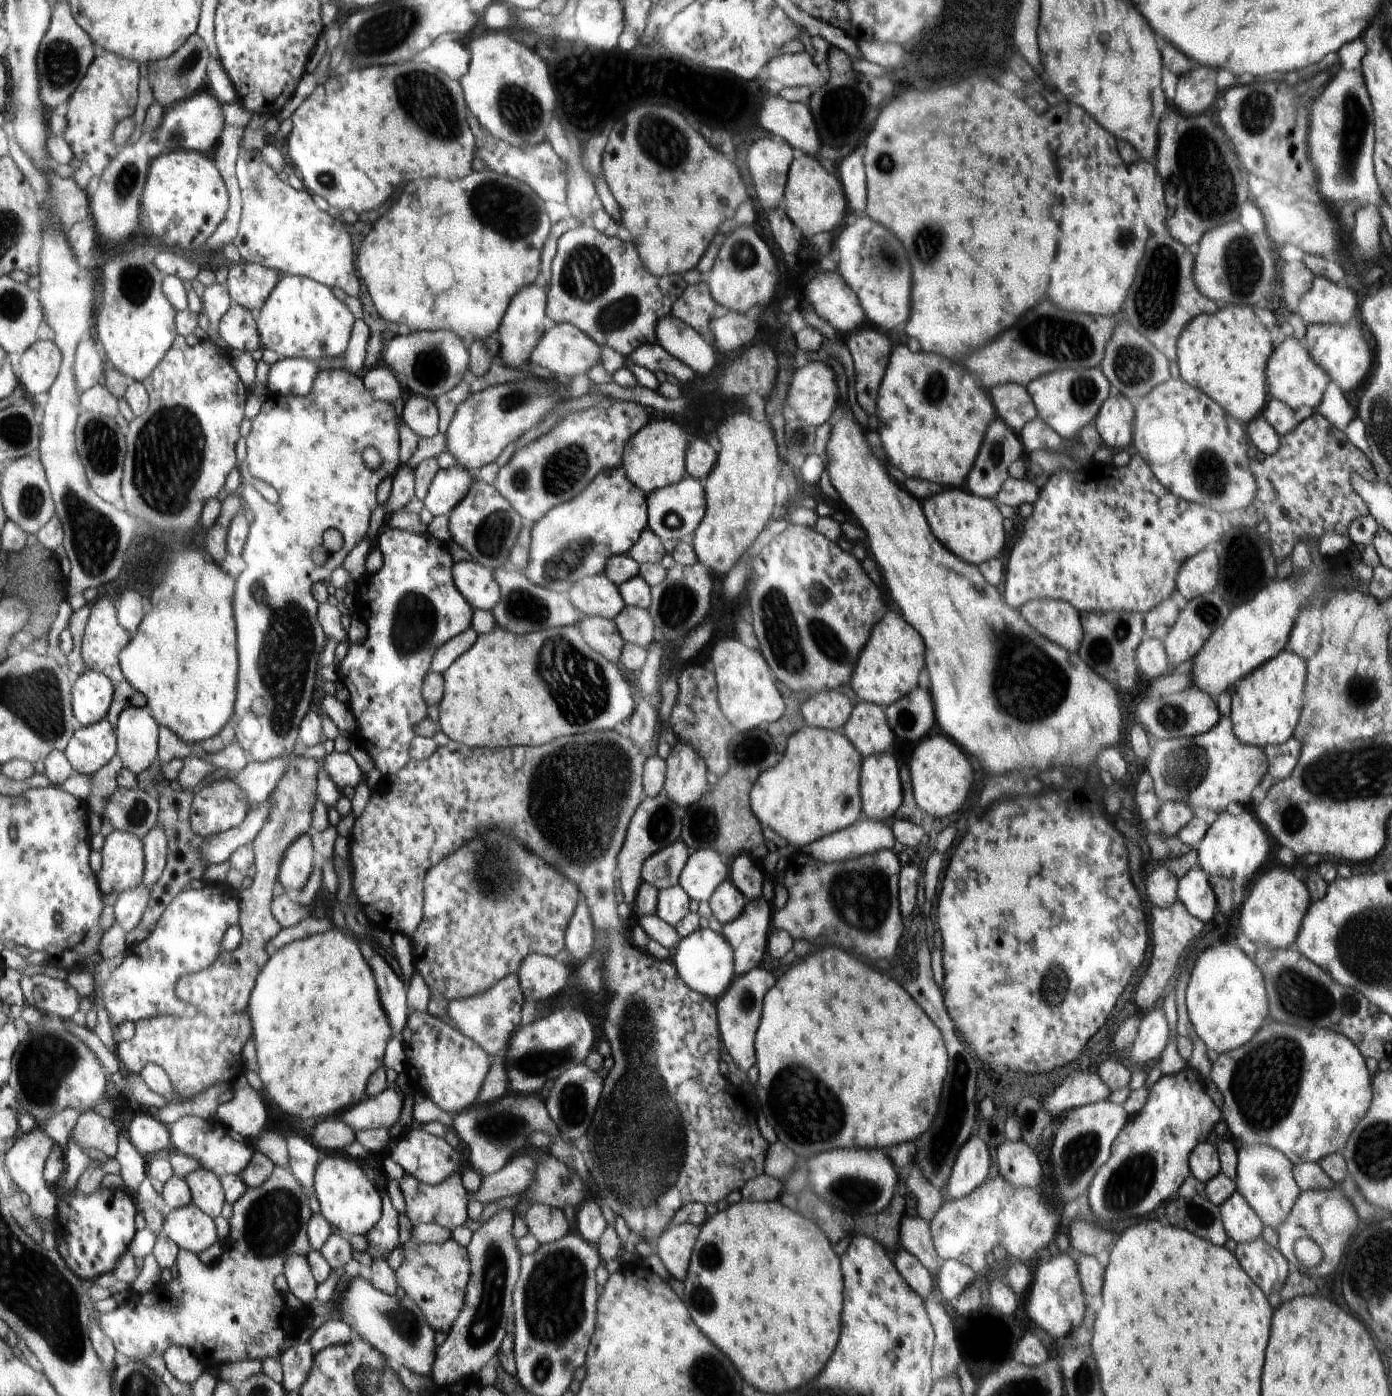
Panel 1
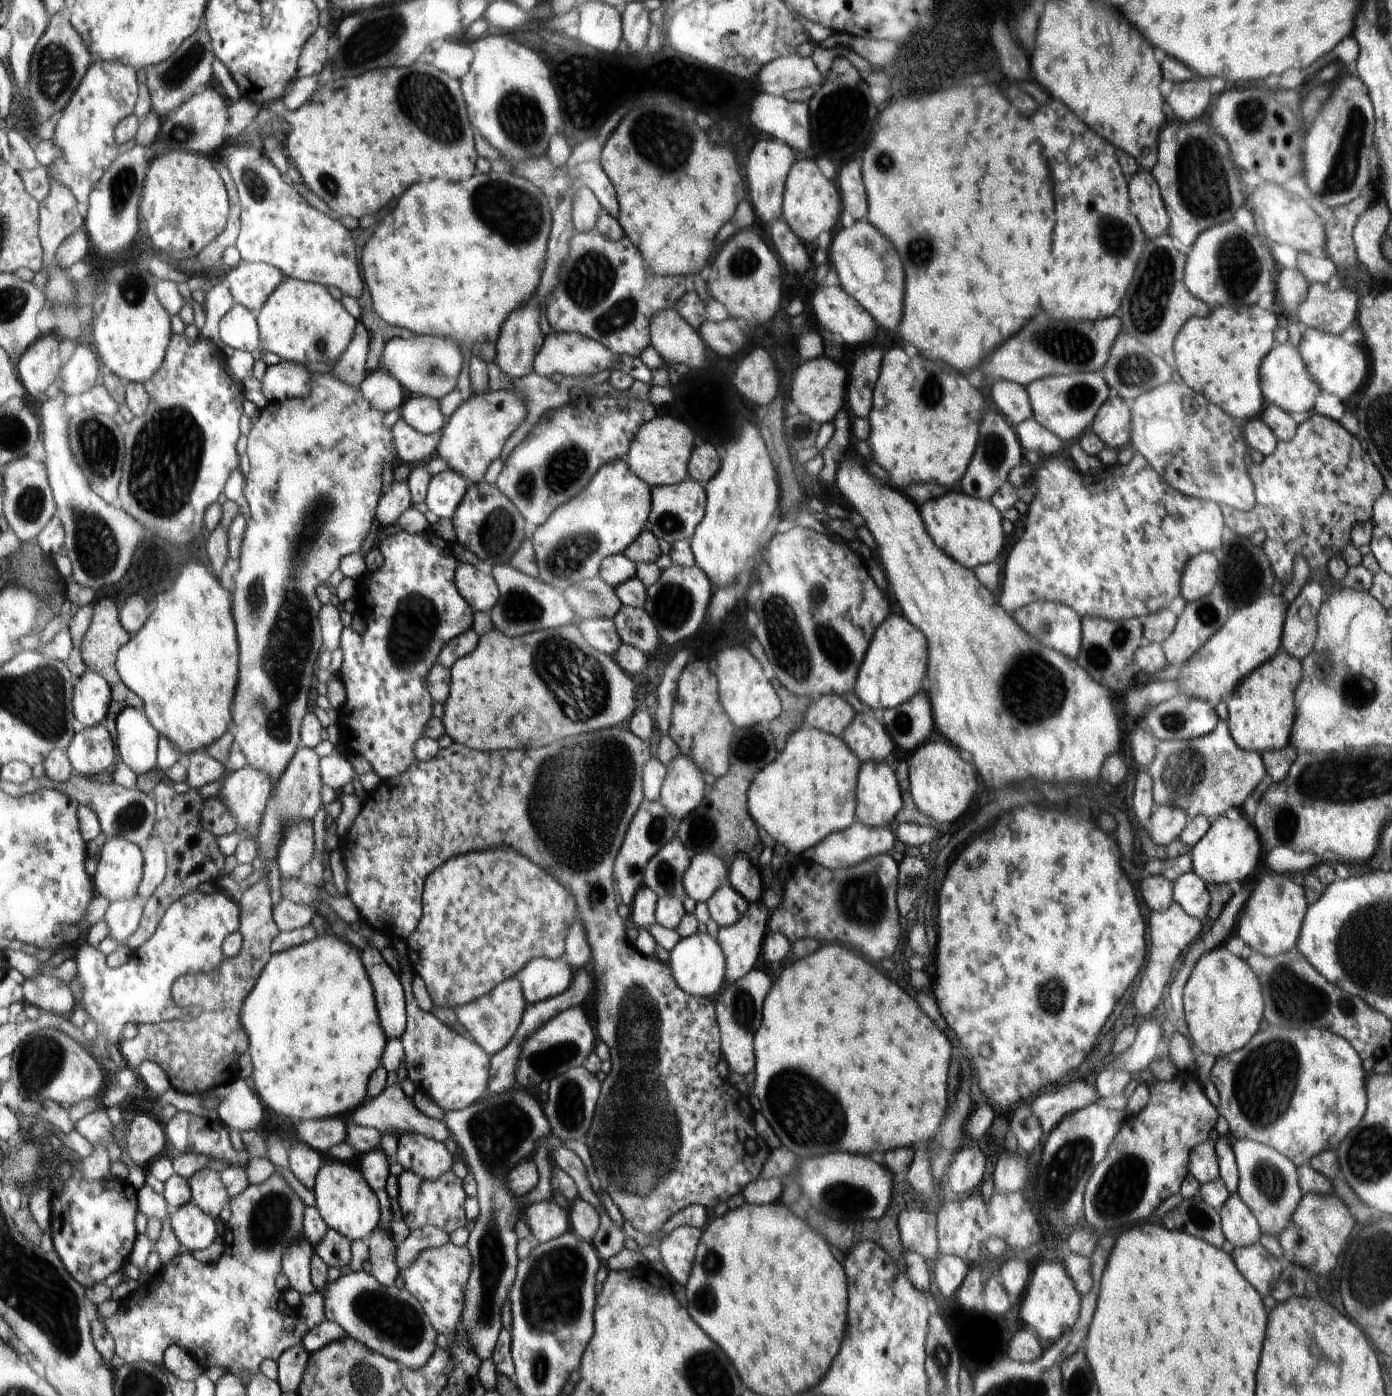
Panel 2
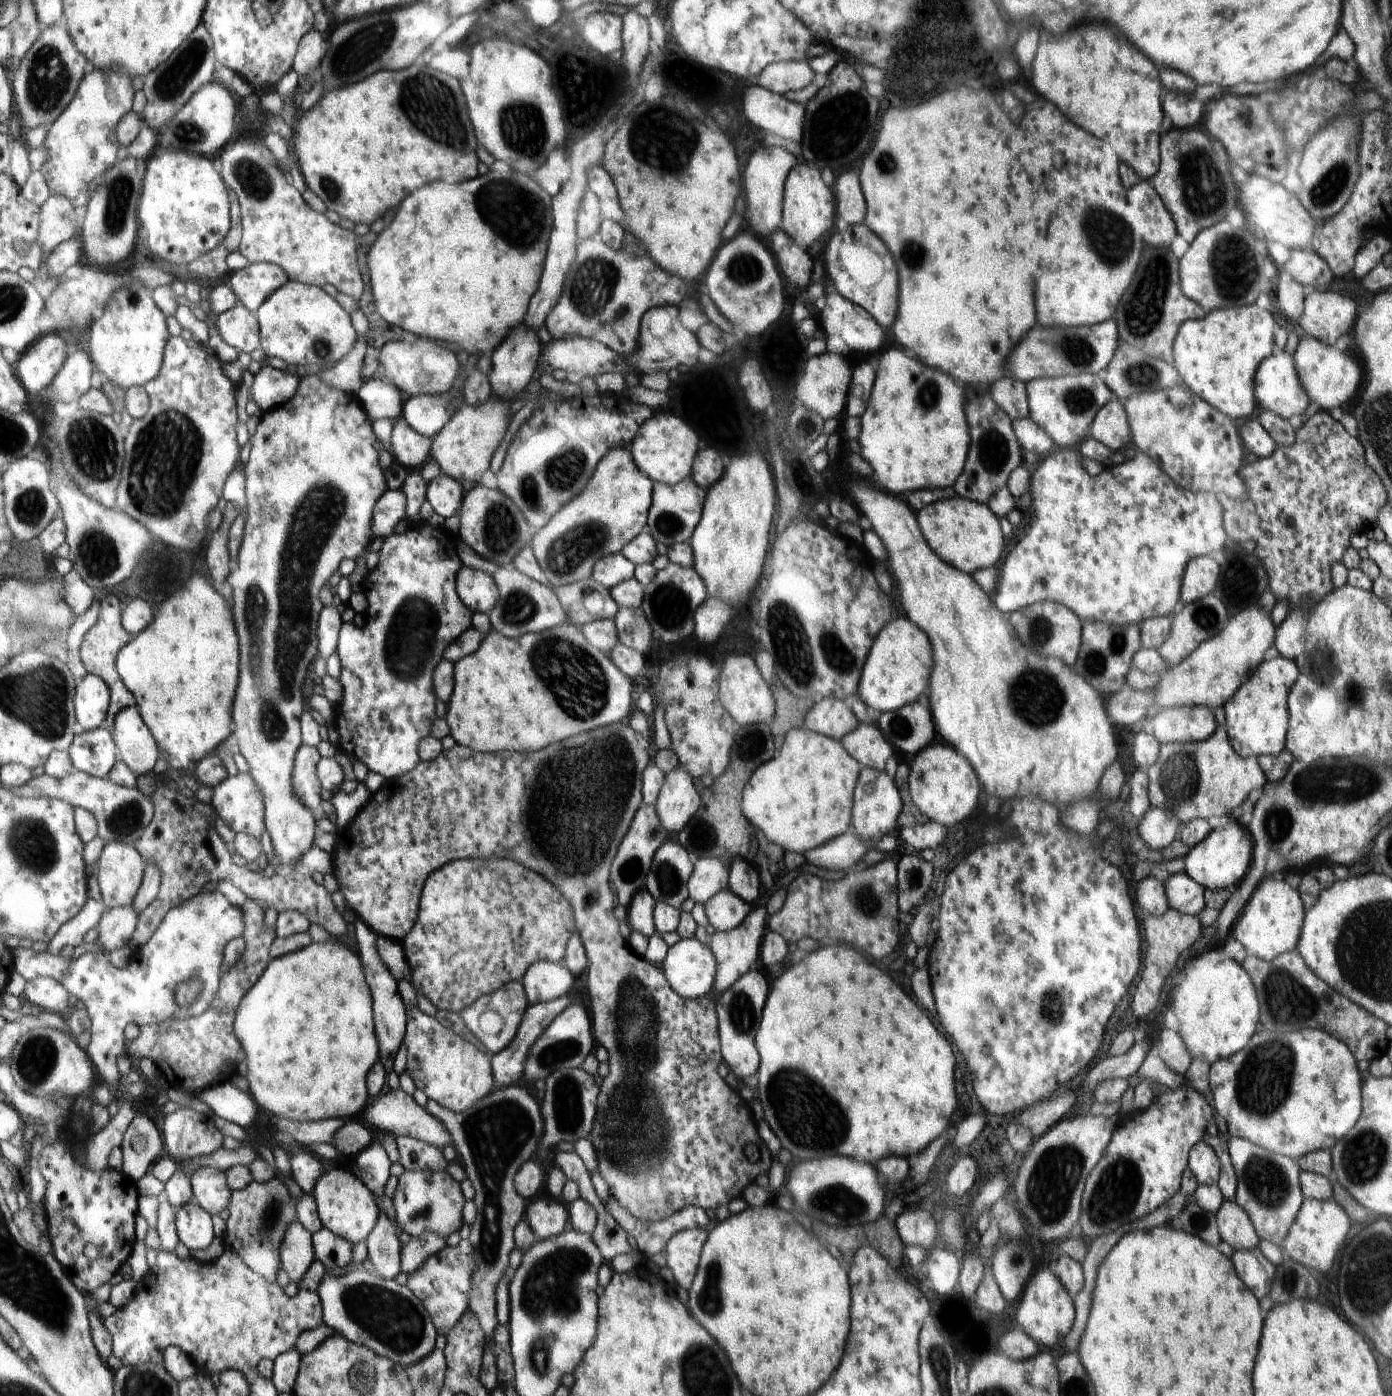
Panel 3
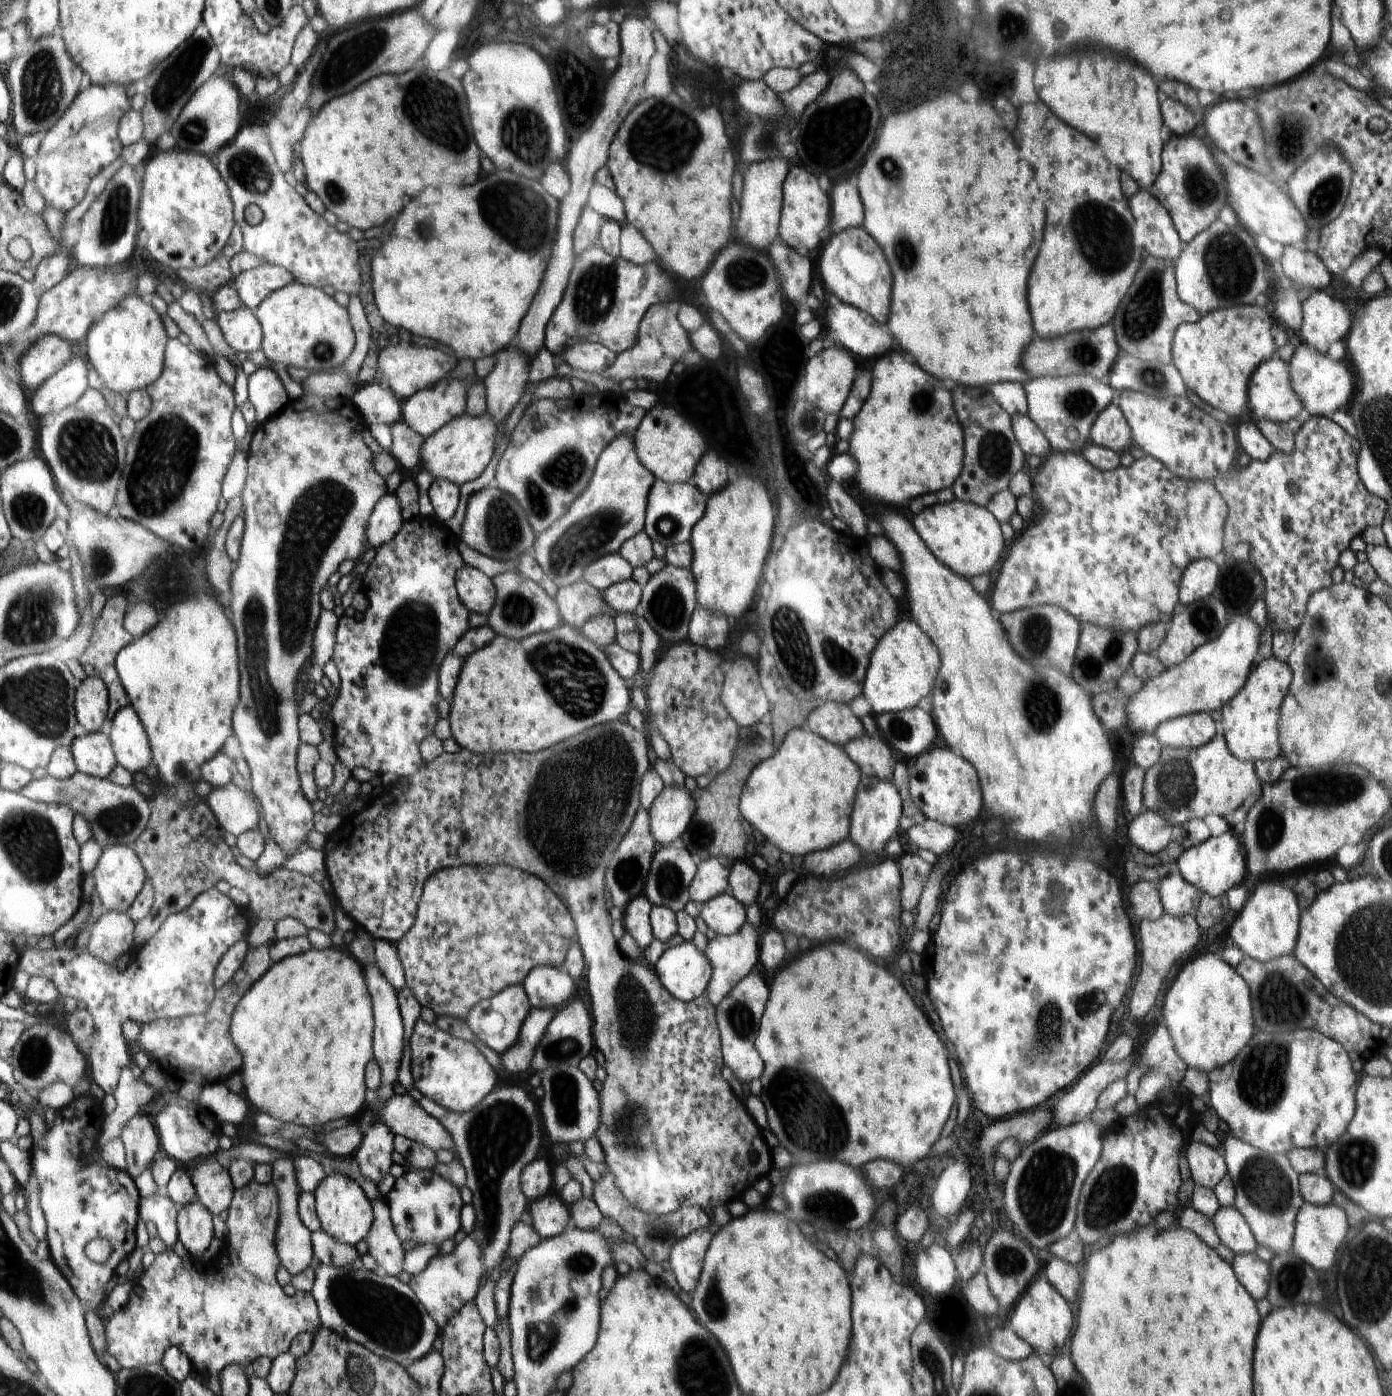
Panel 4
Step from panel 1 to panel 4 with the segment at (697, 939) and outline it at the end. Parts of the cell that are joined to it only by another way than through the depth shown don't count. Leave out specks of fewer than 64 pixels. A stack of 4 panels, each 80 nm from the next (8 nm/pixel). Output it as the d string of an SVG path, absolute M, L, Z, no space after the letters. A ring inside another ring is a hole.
M691 941L666 947L654 967L668 992L687 1002L706 994L714 974L707 954L700 952Z

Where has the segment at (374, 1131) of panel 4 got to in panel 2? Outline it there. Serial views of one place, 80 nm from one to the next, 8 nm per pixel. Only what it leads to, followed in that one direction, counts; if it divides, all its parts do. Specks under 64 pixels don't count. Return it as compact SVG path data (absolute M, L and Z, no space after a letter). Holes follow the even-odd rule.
M379 1148L357 1156L357 1162L363 1168L363 1176L366 1177L367 1183L372 1185L383 1207L380 1228L388 1232L390 1232L390 1221L392 1220L392 1210L390 1209L391 1198L388 1196L385 1187L389 1175L389 1161L385 1152L379 1150Z

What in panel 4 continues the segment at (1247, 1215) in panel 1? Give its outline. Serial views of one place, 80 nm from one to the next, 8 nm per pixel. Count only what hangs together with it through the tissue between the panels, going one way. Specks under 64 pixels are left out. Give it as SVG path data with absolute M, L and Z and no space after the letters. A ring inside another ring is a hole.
M1232 1206L1220 1207L1214 1215L1213 1223L1219 1241L1237 1254L1252 1254L1258 1248L1258 1243L1244 1220L1244 1217Z

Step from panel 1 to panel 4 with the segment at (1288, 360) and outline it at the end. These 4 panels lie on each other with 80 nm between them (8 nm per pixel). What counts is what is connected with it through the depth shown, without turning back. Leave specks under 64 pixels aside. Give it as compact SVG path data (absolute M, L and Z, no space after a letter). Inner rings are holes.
M1278 348L1274 350L1272 357L1260 364L1260 367L1252 374L1248 384L1248 401L1249 411L1254 422L1270 420L1270 422L1287 424L1304 409L1300 398L1296 396L1296 392L1292 390L1292 384L1290 384L1289 362L1280 360Z

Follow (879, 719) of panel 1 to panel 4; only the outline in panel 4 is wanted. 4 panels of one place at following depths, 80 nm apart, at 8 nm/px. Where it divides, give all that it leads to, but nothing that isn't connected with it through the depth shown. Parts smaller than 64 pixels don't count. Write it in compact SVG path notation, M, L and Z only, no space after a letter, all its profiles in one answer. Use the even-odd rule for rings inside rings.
M865 733L860 738L856 738L844 744L843 749L847 755L861 769L866 776L876 776L880 780L890 780L892 778L892 768L890 768L890 748L881 740L870 738L870 734Z

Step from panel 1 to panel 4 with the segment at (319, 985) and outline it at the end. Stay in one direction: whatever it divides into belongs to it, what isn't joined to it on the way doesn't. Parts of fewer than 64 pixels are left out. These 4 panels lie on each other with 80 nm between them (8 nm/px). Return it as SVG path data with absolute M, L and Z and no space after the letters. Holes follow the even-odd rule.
M311 947L306 952L276 960L276 964L272 964L272 969L256 983L256 988L252 988L252 992L248 992L248 996L244 996L244 1004L240 1004L240 1008L236 1008L235 1014L231 1018L231 1036L236 1044L240 1044L240 1052L244 1052L242 1082L244 1082L246 1094L243 1096L245 1099L248 1098L248 1102L252 1106L256 1106L260 1112L270 1114L272 1118L282 1120L282 1122L308 1126L308 1128L323 1127L324 1124L332 1123L332 1120L350 1118L360 1112L360 1108L364 1106L364 1094L366 1094L364 1068L372 1060L372 1030L375 1030L375 1018L372 1018L374 1004L370 1004L370 996L368 996L370 990L366 990L365 975L362 974L358 960L352 960L348 954L338 952L336 947L324 949Z

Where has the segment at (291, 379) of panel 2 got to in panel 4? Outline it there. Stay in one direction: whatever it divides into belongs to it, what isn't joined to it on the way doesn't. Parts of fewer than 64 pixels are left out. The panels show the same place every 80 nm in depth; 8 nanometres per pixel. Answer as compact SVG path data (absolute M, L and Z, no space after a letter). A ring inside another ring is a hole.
M271 365L248 376L248 396L256 408L257 424L273 418L289 402L284 384Z

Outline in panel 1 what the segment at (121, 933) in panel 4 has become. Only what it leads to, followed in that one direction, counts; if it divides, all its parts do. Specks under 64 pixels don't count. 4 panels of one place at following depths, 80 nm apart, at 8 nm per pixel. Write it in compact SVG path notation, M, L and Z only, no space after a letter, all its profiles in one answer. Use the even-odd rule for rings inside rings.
M144 883L134 891L125 892L120 896L113 907L114 924L120 925L128 934L136 930L148 910L152 890L153 888L150 889Z

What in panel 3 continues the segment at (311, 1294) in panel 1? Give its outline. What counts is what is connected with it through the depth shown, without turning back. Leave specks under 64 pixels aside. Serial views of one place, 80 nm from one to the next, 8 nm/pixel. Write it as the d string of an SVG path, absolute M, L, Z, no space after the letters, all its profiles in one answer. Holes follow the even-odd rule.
M294 1219L287 1226L287 1234L283 1236L280 1256L283 1257L283 1267L294 1284L299 1286L302 1277L314 1262L315 1254L312 1235Z

